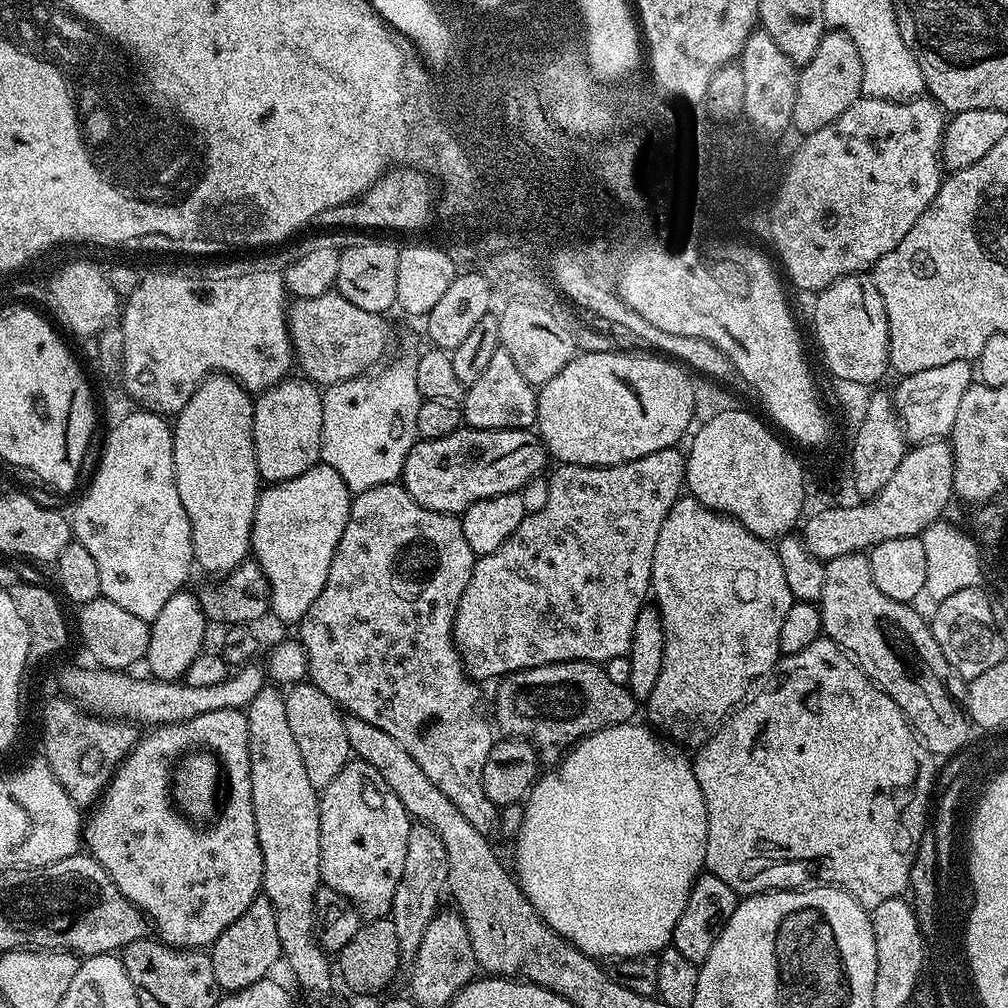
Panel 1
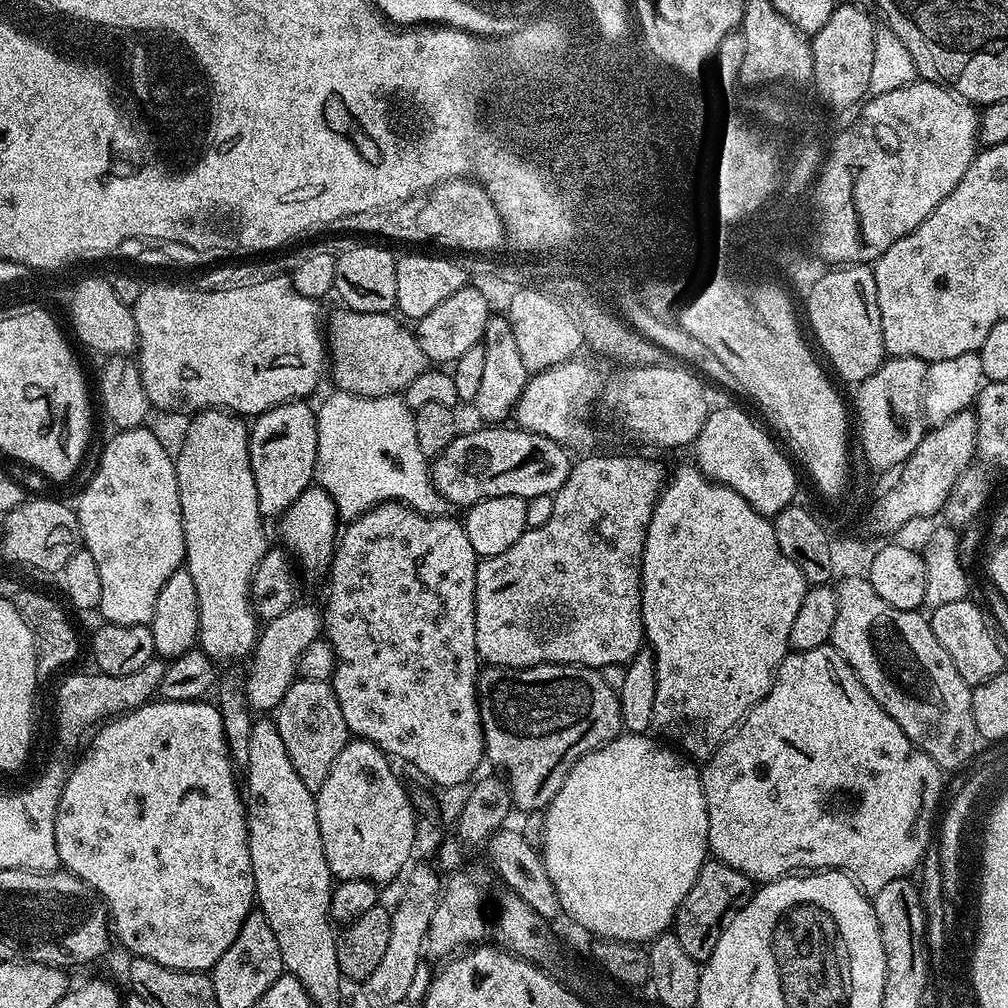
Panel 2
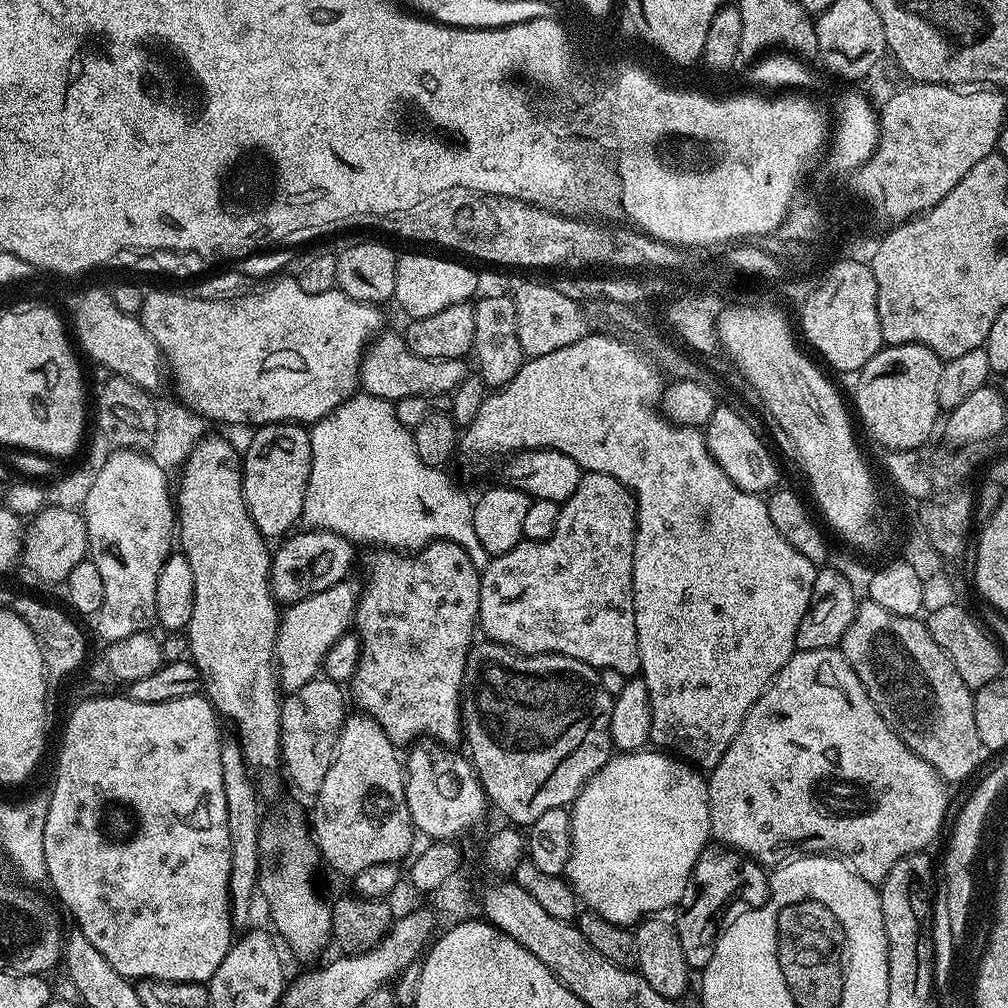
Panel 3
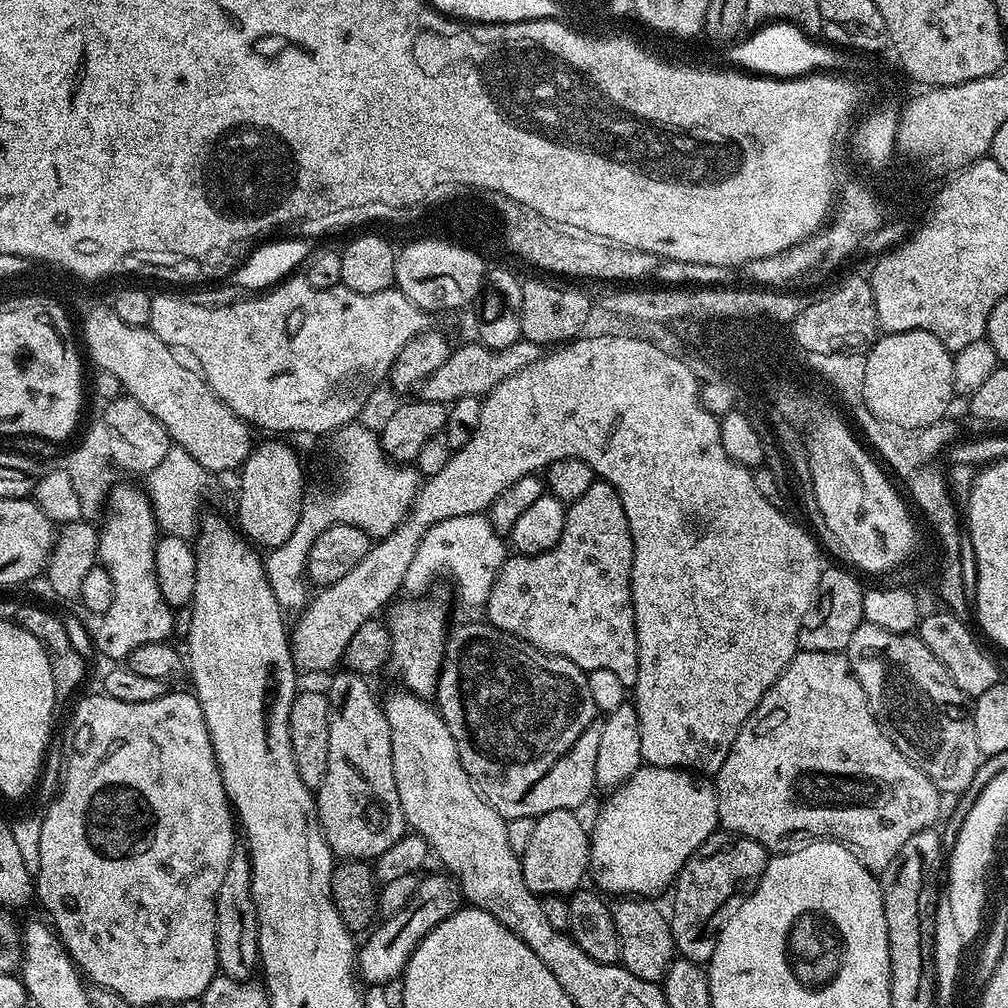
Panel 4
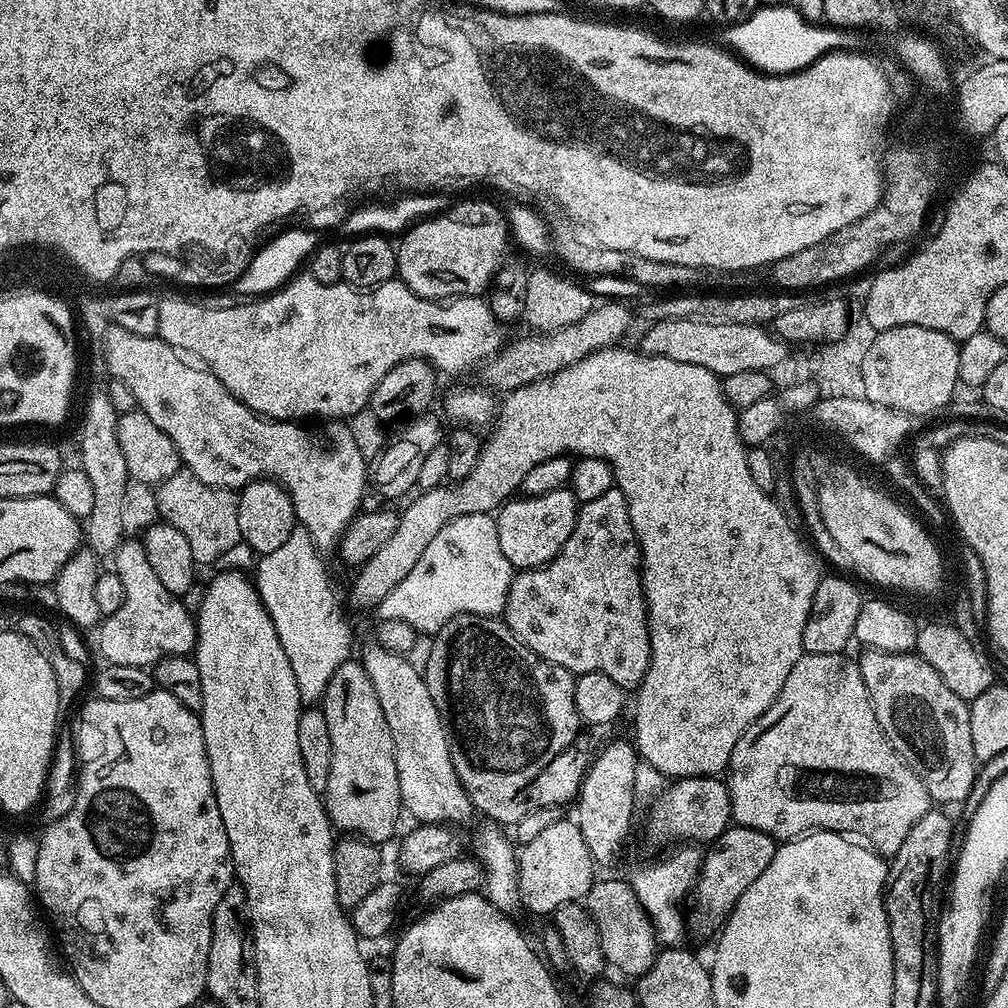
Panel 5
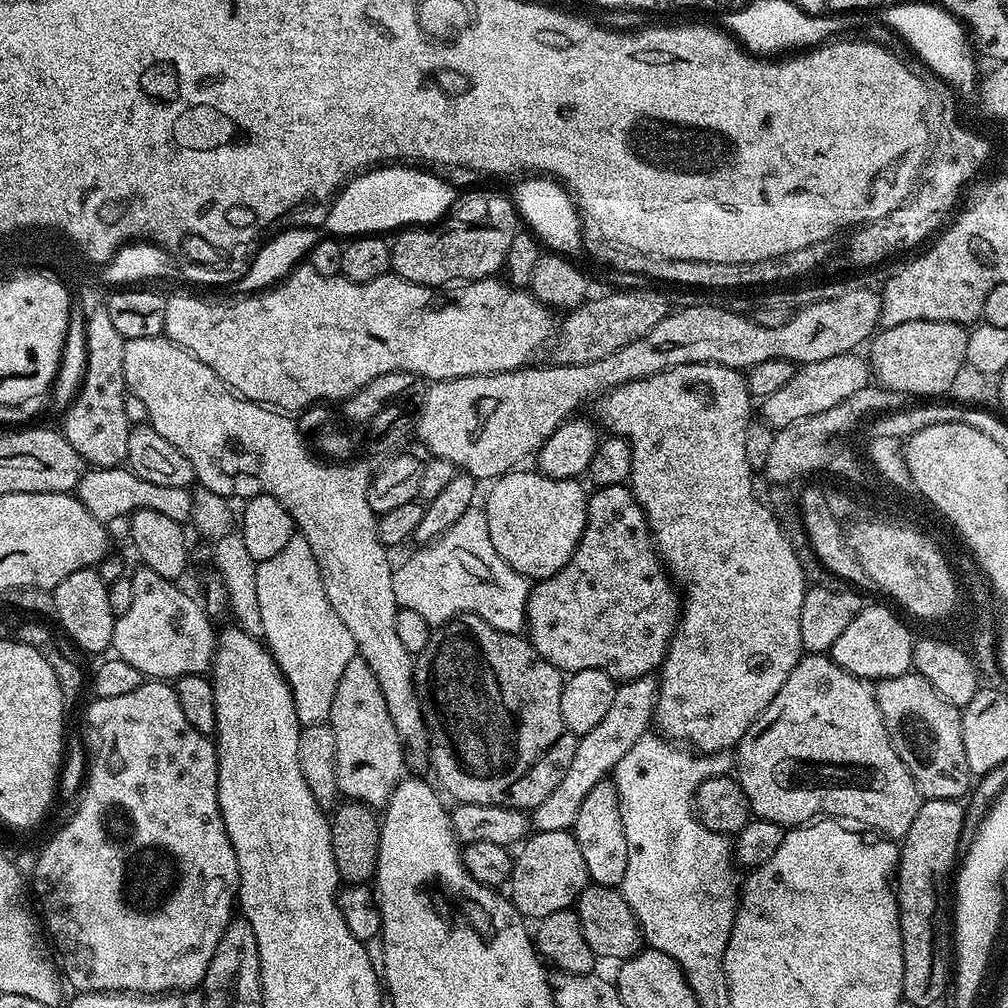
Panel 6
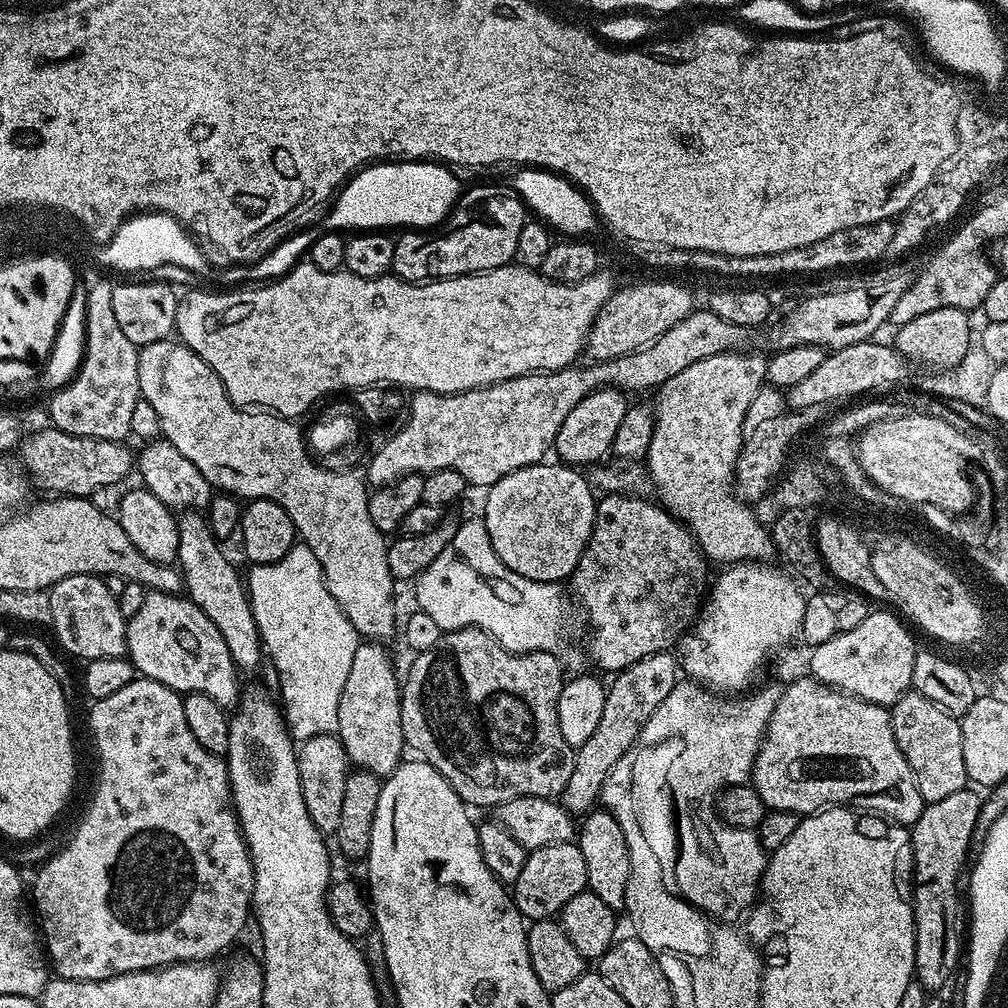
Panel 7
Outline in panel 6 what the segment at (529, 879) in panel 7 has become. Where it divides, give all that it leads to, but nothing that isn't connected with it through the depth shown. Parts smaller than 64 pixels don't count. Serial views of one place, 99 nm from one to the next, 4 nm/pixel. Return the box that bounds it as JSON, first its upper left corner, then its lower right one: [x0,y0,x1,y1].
[510,830,590,922]

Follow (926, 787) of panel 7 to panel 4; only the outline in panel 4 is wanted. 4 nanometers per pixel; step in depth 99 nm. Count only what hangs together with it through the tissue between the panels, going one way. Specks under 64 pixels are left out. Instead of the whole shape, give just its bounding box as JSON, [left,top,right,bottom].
[846,622,982,794]

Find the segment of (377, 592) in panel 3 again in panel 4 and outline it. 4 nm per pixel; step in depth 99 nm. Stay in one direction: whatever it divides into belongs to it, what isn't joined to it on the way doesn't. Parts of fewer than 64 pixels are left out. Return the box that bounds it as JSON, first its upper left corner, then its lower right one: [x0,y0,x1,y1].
[386,598,450,697]

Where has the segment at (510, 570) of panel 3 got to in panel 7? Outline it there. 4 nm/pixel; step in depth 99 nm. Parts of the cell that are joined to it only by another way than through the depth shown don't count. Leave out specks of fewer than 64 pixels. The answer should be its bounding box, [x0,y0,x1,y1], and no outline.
[570,494,706,674]

